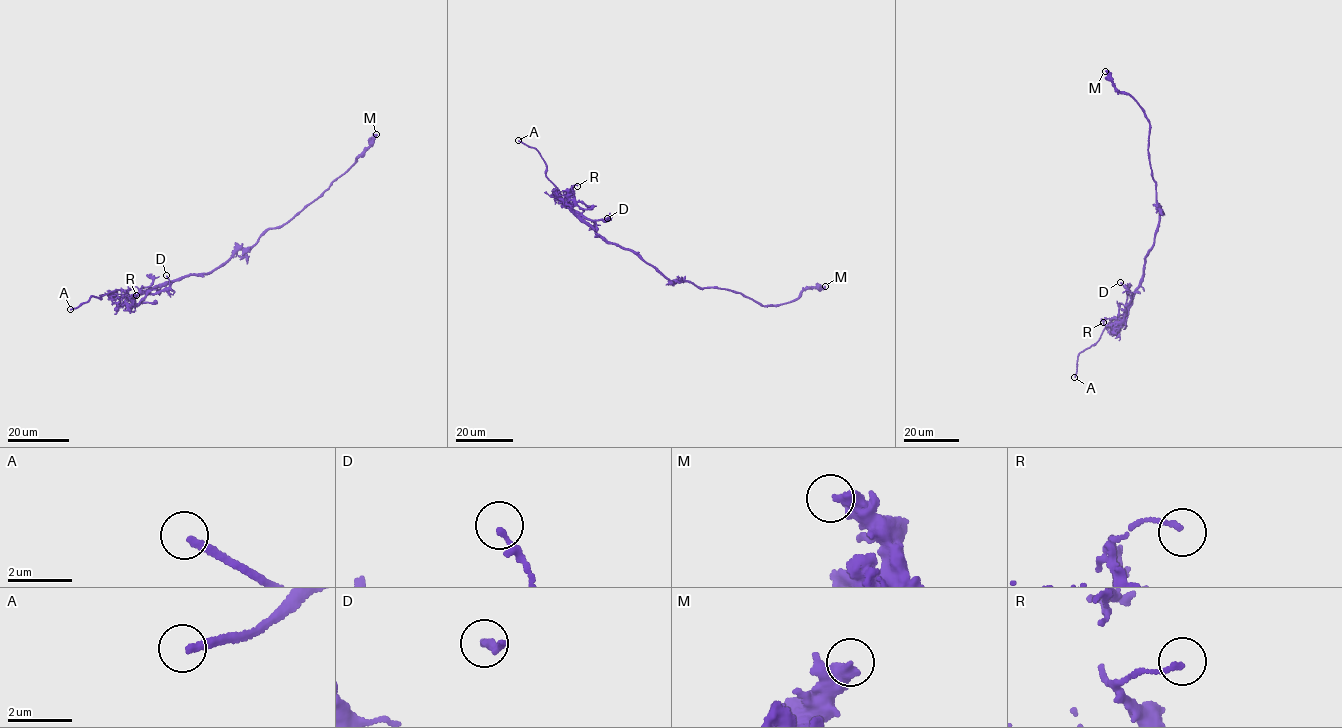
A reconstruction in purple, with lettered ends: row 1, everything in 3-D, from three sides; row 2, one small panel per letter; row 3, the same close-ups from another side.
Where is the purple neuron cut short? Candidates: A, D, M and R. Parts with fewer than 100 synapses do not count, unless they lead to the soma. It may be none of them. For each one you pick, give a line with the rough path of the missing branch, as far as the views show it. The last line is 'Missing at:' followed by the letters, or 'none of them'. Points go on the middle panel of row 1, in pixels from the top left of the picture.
A: Course of what is missing: (518, 140), (486, 131)
Missing at: A

